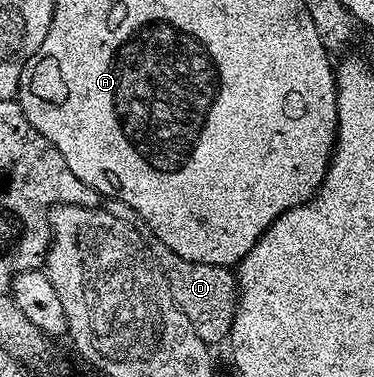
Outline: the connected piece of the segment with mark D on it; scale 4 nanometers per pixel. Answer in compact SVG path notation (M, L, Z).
M158 241L152 243L151 253L161 271L165 273L175 304L181 309L183 316L191 320L195 332L199 332L204 342L224 343L228 339L229 329L237 311L237 279L234 271L227 266L183 260L183 256L171 252L167 244Z

